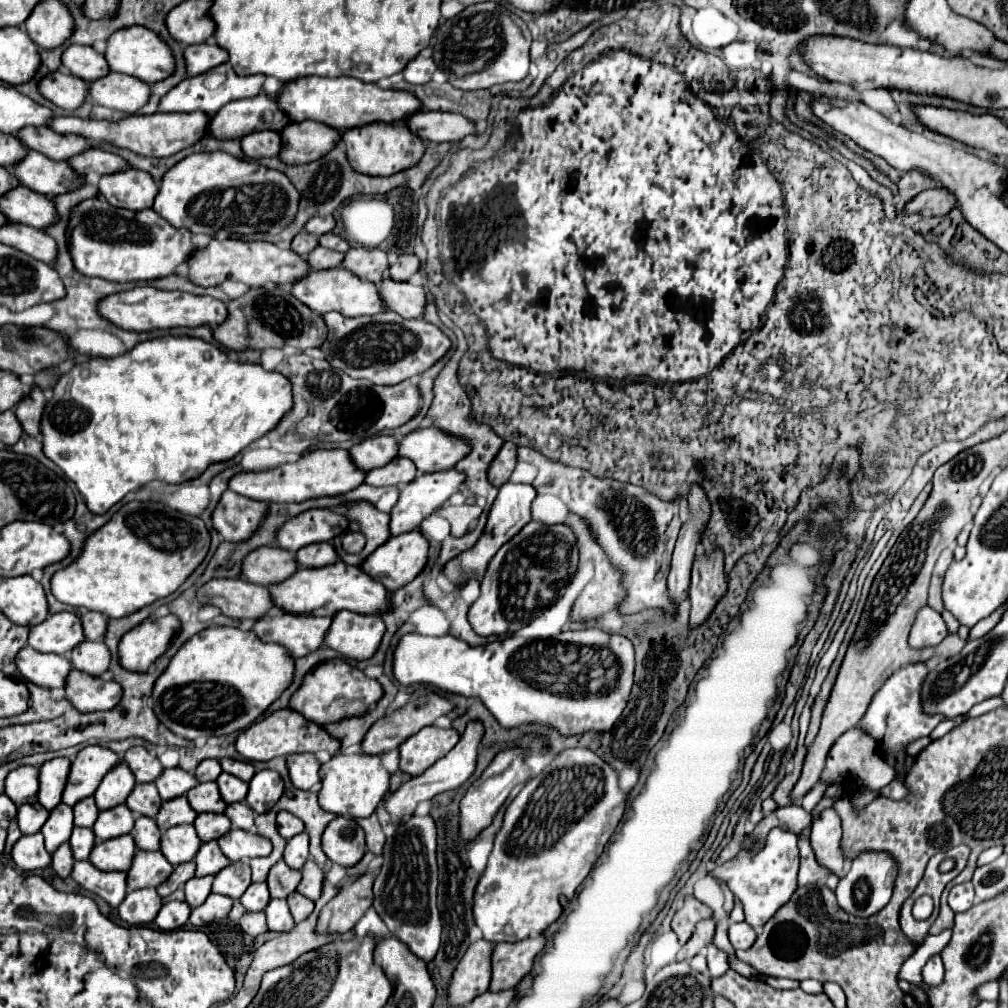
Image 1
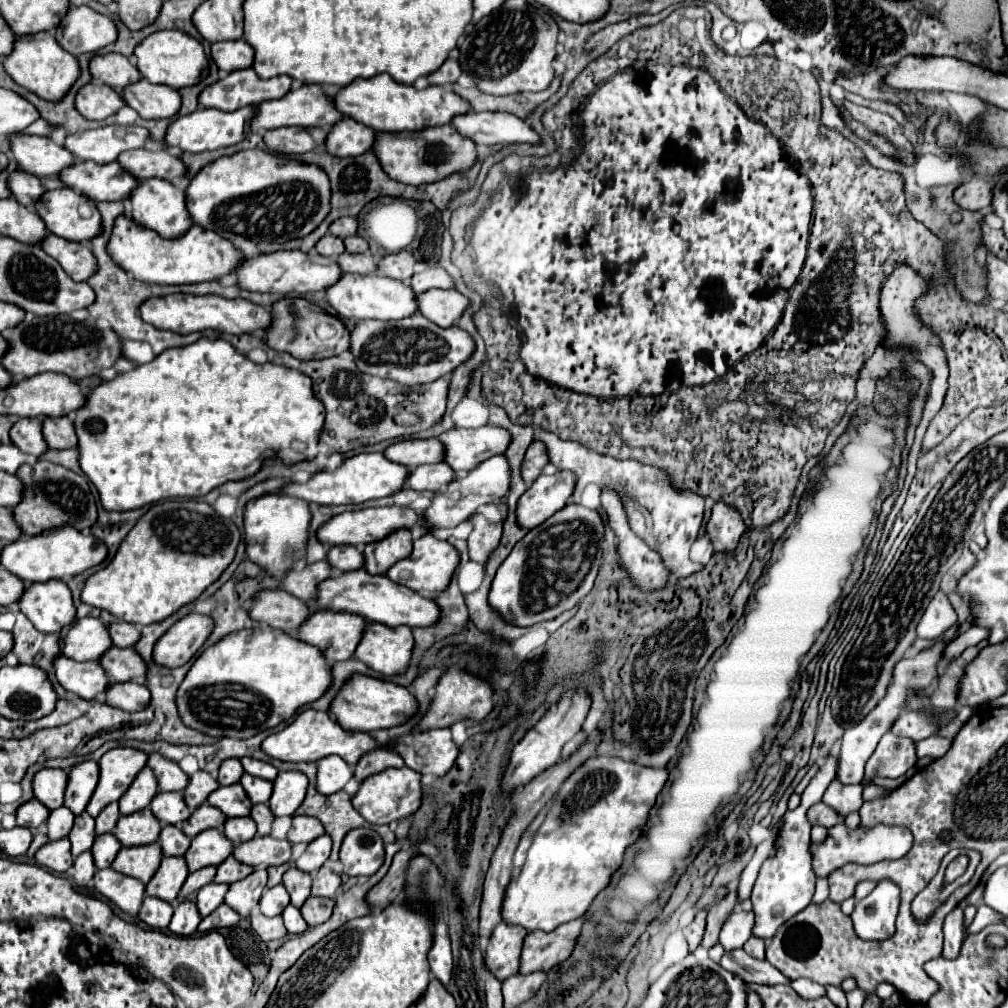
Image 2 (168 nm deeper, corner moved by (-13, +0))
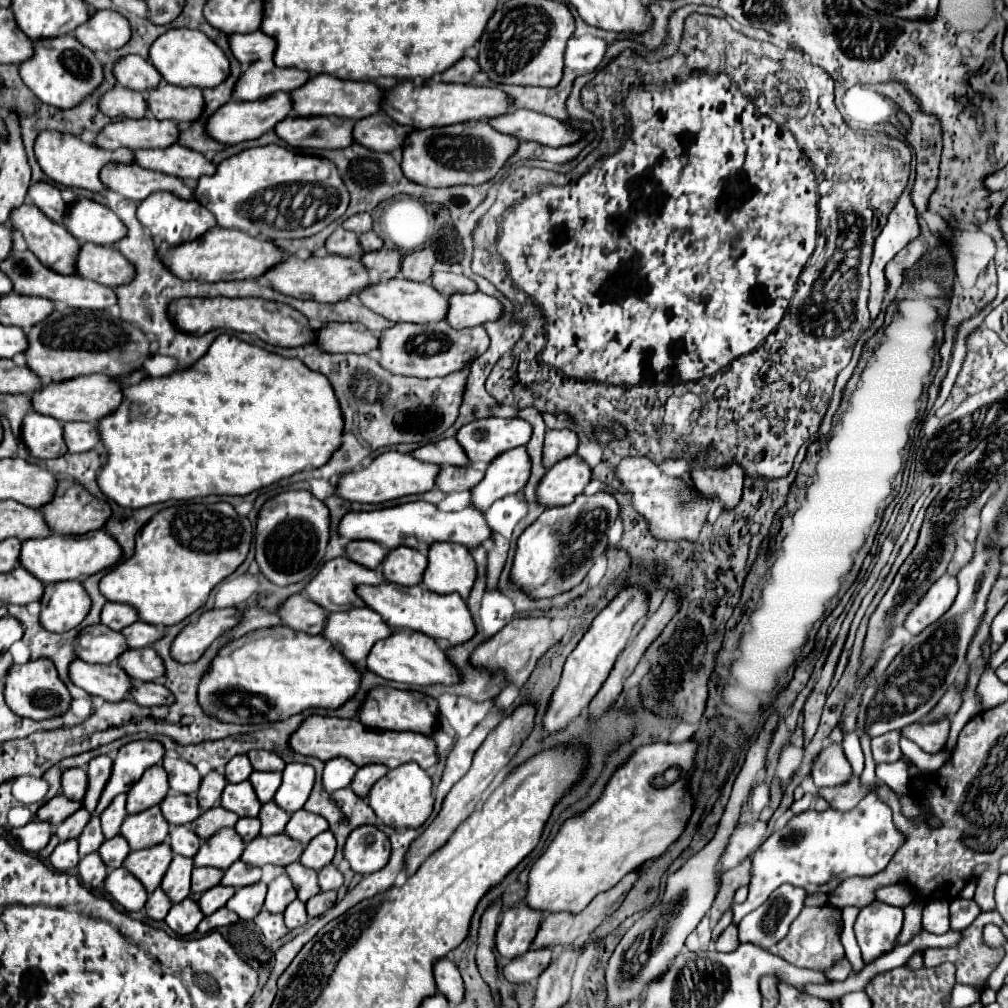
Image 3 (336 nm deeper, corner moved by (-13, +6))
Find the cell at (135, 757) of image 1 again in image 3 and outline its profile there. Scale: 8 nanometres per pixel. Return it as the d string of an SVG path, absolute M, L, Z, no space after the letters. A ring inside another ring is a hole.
M166 756L164 762L162 762L162 766L164 766L164 770L168 772L170 788L172 788L174 792L194 794L194 792L200 788L202 776L200 776L198 770L194 768L194 764Z

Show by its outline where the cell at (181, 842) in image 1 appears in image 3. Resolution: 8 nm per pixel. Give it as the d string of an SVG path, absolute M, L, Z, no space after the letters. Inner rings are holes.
M220 830L214 838L208 838L198 854L194 856L194 866L212 866L228 870L236 860L240 860L246 842L236 834L236 830Z

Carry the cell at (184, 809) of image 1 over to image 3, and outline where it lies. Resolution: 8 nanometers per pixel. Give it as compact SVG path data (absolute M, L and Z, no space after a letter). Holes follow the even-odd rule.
M216 806L214 810L208 810L200 818L190 822L190 828L206 842L210 836L214 836L222 828L234 828L236 822L238 822L238 814L224 810L222 806Z

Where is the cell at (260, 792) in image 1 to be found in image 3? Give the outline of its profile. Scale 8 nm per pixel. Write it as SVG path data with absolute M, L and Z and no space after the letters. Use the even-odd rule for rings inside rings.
M286 764L282 772L282 784L274 796L274 802L286 810L286 812L296 812L304 806L304 802L310 796L310 790L314 786L314 768L310 764Z

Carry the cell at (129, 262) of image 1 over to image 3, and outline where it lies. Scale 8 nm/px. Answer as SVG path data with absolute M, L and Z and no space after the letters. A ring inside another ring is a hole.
M214 228L208 234L204 234L202 240L194 240L178 248L160 244L158 250L166 254L166 262L170 262L170 270L174 270L178 278L202 280L202 282L254 280L264 276L268 270L276 268L284 260L282 250L276 248L270 240L260 240L242 230L226 230L226 228Z

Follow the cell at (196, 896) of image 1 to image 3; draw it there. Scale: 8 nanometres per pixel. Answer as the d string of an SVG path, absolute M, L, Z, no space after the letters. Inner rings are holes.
M216 886L214 890L206 890L206 894L202 894L202 898L200 898L200 910L206 914L206 916L210 916L210 914L214 914L218 908L222 908L222 906L226 906L226 902L234 896L234 888L226 888L226 886Z

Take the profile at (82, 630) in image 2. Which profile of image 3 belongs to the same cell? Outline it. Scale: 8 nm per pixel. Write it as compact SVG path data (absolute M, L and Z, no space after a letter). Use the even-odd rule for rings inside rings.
M98 624L78 636L78 658L90 664L110 664L122 652L128 650L126 638L122 632L114 632L104 624Z

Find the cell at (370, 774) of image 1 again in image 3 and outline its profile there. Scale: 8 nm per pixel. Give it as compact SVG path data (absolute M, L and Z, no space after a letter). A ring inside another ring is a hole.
M414 762L402 764L394 770L390 770L384 778L380 778L370 794L368 804L376 812L376 816L392 828L420 828L434 810L434 798L432 798L432 780L430 776Z

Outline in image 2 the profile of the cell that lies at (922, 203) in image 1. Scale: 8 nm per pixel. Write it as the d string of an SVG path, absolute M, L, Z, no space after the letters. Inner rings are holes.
M970 180L954 190L954 202L964 210L980 210L990 206L992 184L986 180Z

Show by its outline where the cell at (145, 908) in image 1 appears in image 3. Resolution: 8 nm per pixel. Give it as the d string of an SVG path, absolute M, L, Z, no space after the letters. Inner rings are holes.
M158 888L158 890L154 890L150 894L150 898L146 902L146 912L148 912L148 916L152 920L164 920L166 914L168 914L168 910L170 910L170 906L172 906L170 898L164 894L162 888Z

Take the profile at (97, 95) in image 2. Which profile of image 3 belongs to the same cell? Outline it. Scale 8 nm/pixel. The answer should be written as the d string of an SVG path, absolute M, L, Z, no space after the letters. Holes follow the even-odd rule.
M114 86L100 100L100 110L114 118L144 118L148 110L146 96L142 92L126 90L124 86Z

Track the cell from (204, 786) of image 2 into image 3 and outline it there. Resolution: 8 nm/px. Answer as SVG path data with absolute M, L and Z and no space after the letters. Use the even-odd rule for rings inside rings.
M212 770L202 780L202 786L200 786L198 794L196 794L202 810L210 810L210 808L214 808L220 802L220 794L222 794L226 784L228 784L228 780L220 772L216 772L216 770Z

